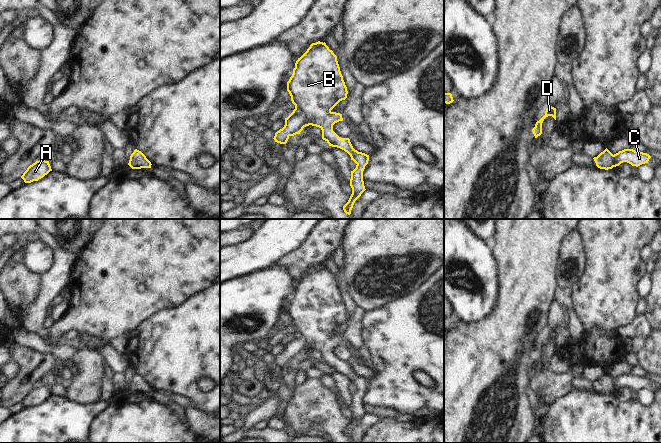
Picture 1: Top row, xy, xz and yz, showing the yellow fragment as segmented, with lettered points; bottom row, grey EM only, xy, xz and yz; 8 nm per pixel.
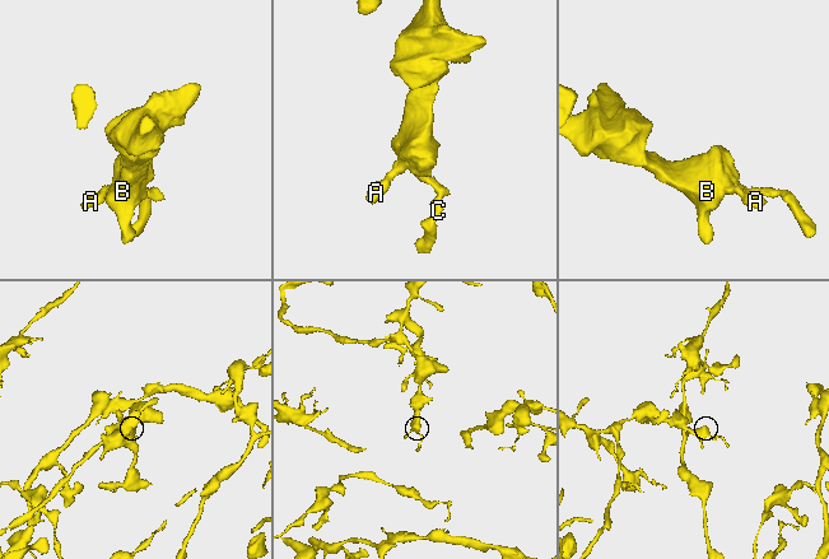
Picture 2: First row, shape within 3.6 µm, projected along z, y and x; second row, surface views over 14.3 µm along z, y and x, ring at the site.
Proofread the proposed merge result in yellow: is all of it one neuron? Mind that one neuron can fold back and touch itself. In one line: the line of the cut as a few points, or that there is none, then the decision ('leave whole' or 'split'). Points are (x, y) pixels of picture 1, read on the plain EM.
no cut | leave whole

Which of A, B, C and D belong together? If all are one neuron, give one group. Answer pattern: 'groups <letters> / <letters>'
groups A B C D

